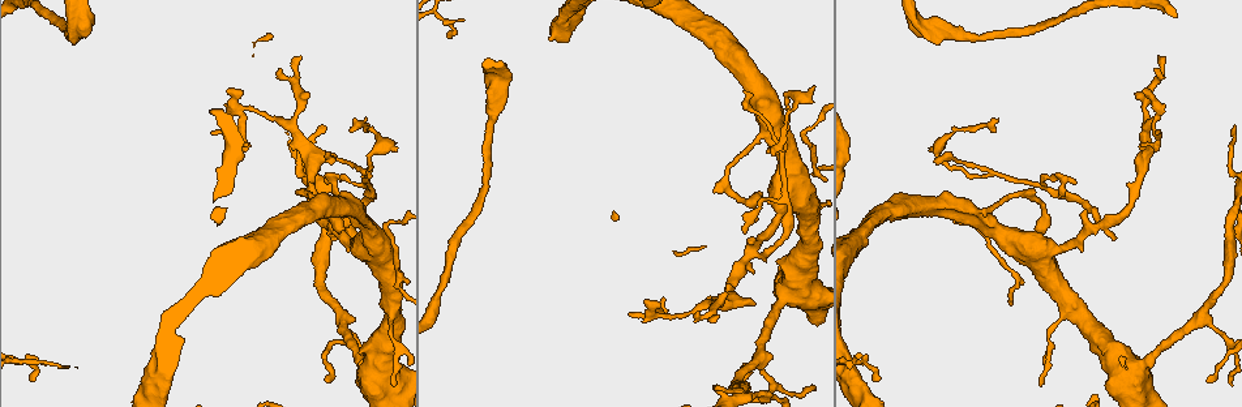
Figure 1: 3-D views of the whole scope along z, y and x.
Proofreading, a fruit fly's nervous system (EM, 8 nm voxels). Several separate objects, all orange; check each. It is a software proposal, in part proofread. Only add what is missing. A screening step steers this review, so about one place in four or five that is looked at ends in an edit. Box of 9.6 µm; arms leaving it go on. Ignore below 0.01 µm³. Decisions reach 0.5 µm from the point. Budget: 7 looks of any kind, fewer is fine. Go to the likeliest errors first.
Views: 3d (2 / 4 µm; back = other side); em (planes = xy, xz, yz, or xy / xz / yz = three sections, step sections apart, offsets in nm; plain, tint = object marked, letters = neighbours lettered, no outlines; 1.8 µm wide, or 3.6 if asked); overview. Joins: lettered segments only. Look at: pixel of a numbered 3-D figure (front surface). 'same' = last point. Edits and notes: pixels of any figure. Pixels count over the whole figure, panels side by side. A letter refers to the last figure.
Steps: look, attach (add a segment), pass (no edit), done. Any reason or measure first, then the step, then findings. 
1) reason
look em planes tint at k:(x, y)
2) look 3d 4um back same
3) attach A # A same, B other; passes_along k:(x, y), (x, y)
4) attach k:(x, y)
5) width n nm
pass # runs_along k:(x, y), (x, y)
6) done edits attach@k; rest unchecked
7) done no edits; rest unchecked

an open end
look em xz step 16 letters at 1:(447, 34)

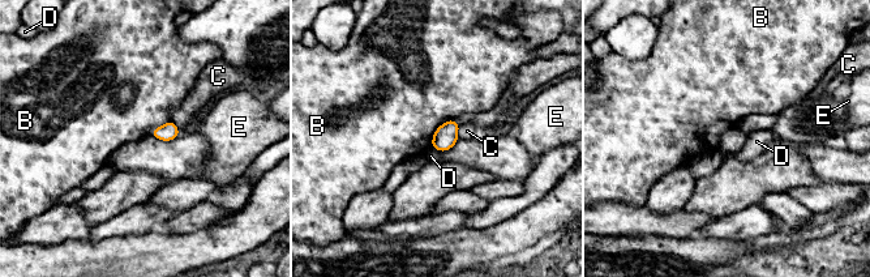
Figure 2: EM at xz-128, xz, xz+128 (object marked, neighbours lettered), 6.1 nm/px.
look em planes letters same

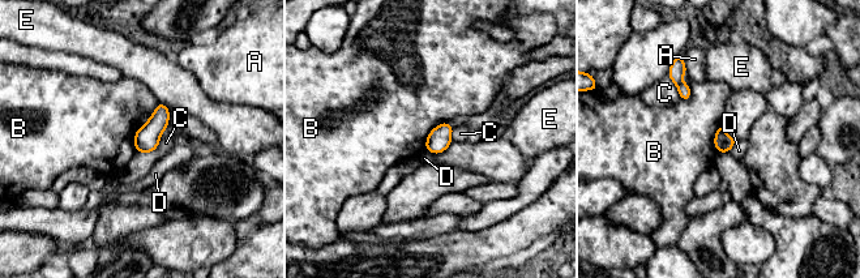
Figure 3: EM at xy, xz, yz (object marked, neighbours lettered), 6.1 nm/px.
width 120 nm
pass # A other, B other, C other, D other, E other; border 3:(448, 122), (430, 132), (424, 149); no lettered segment goes on from it

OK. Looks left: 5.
three arms meet
look 3d 2um at 1:(562, 16)

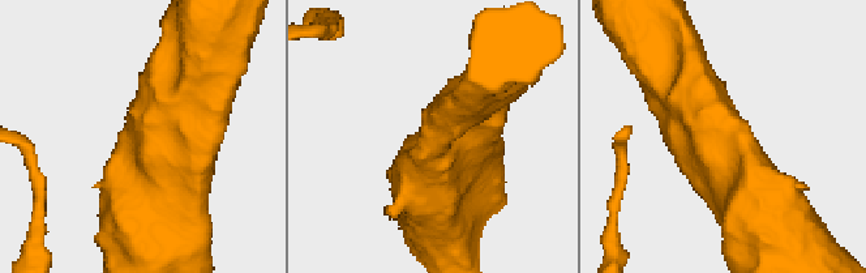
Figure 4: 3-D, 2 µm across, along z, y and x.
now the EM
look em 3.6um planes tint at 4:(137, 137)

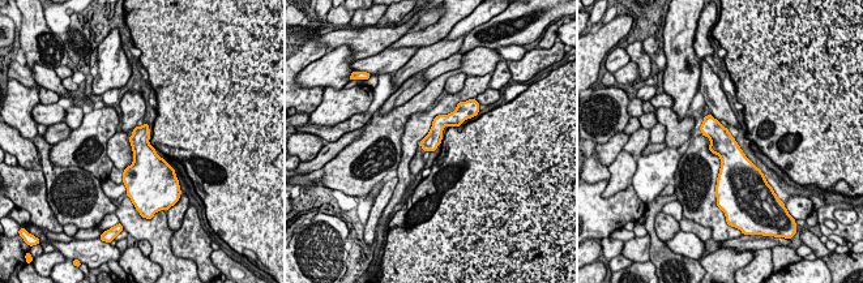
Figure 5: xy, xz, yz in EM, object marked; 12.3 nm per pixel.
look em 3.6um planes letters same

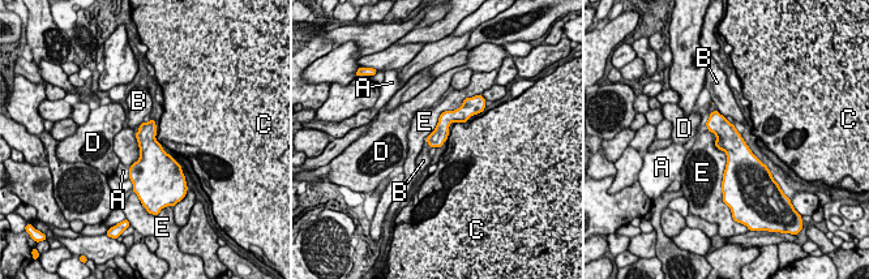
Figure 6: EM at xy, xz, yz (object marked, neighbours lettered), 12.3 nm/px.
longest_contact E 650 nm
pass # A other, B other, C other, D other, E other; runs_along 6:(466, 112), (453, 115), (431, 141); none of them fits

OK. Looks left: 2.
calibre changes
look 3d 2um back at 1:(491, 116)

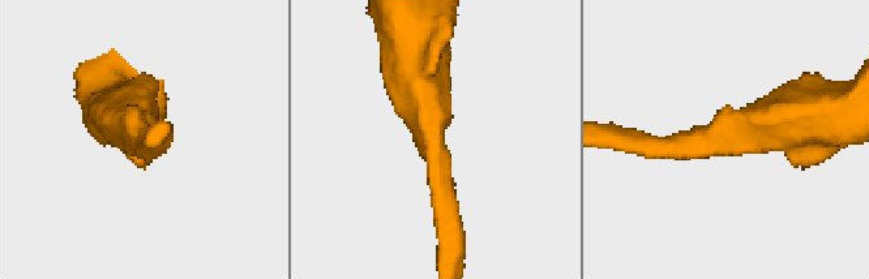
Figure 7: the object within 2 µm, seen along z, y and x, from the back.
arm_widths 180, 420 nm; need the tissue
look em planes letters at 7:(134, 130)

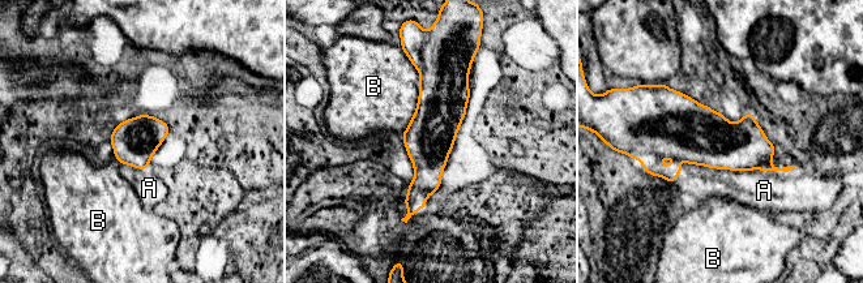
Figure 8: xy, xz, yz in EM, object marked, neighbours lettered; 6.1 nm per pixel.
attach A # A same, B other; passes_along 8:(716, 142), (743, 170), (764, 191); it goes on there

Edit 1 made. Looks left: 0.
done edits attach@8; rest unchecked

